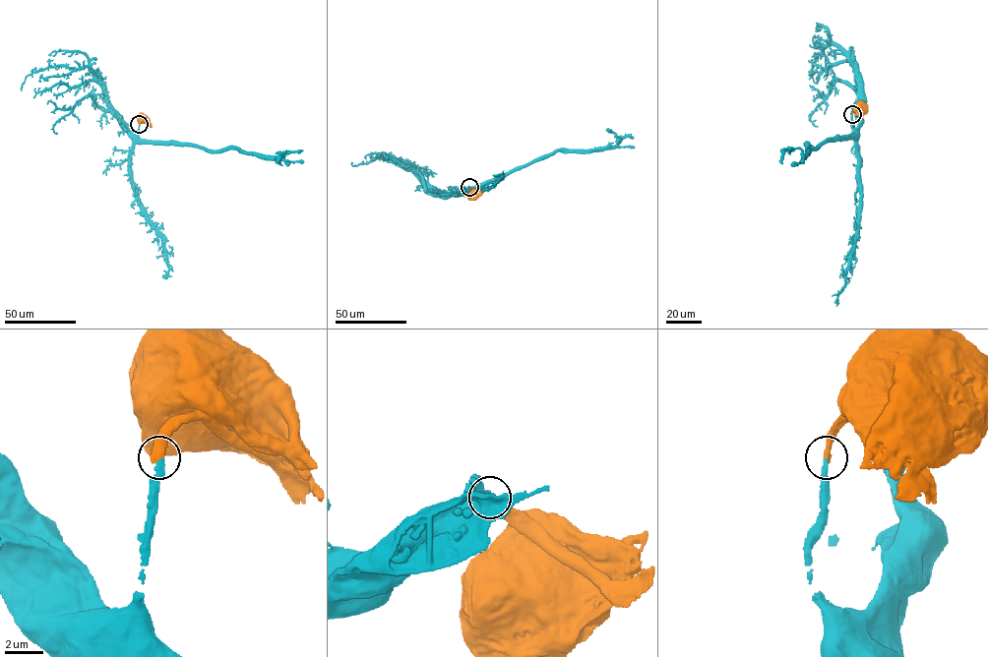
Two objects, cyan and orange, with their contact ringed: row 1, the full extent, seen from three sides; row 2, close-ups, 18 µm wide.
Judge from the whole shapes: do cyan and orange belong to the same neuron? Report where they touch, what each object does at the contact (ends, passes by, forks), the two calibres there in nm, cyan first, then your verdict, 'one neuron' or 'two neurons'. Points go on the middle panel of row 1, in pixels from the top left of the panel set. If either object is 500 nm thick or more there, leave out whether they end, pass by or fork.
place (469, 187); cyan ends; orange ends; calibres 320 and 400 nm; one neuron

